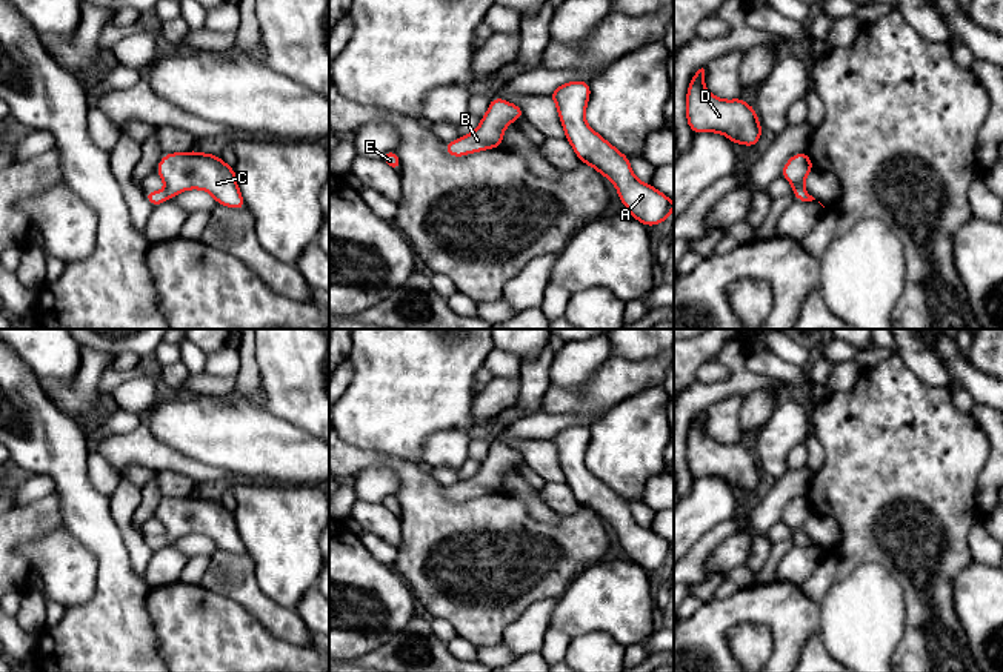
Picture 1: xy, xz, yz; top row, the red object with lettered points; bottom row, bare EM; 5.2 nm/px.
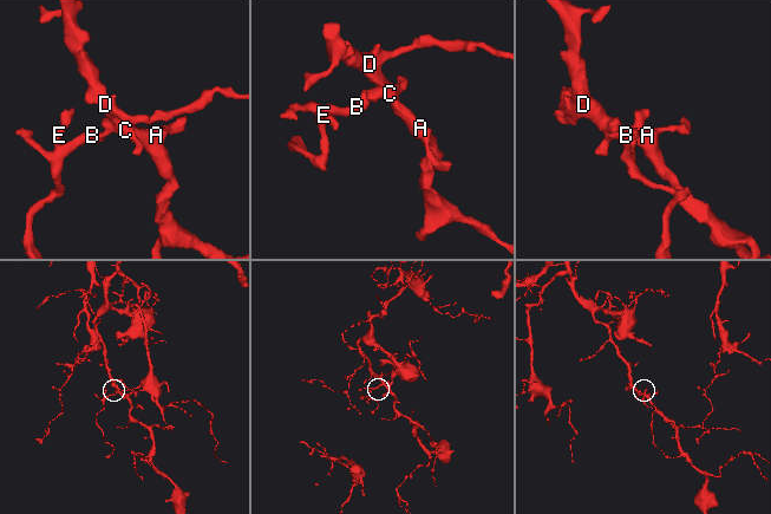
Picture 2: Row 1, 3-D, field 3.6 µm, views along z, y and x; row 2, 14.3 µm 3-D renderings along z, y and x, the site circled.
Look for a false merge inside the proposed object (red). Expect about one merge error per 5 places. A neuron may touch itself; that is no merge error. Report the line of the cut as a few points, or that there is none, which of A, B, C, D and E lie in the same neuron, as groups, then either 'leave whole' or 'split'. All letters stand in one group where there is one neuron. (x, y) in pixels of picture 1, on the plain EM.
no cut | A B C D E | leave whole

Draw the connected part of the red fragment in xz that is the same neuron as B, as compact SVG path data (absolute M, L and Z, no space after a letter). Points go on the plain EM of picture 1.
M492 441L478 472L469 480L445 487L445 495L451 501L463 501L477 495L498 492L503 487L505 472L520 461L525 461L525 457L518 449Z

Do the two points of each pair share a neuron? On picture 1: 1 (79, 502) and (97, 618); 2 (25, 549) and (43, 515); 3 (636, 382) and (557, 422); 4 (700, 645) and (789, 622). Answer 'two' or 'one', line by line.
1: one
2: two
3: two
4: one

